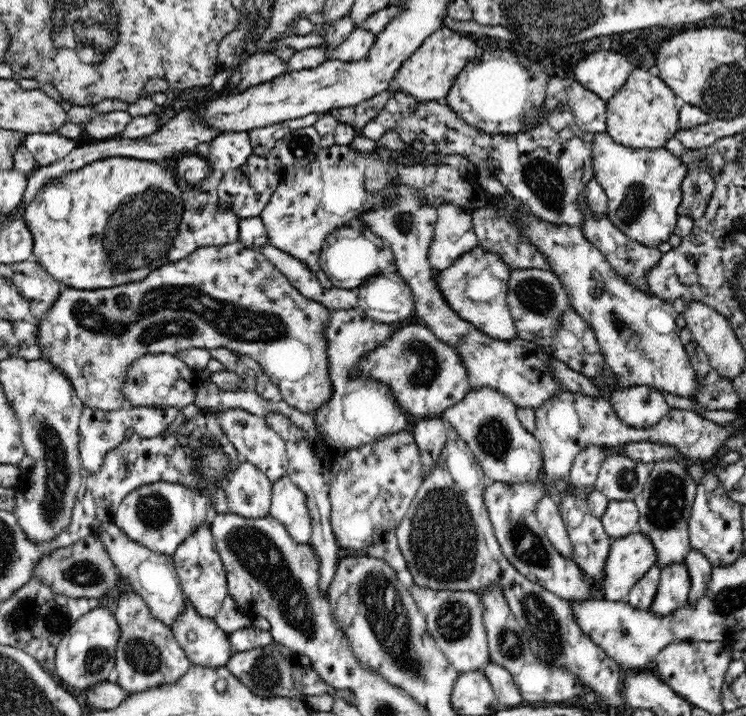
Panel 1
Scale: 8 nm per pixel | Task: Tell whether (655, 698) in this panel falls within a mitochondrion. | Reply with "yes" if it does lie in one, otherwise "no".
no

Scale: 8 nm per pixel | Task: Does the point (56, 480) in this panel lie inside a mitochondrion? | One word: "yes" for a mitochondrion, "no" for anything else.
yes

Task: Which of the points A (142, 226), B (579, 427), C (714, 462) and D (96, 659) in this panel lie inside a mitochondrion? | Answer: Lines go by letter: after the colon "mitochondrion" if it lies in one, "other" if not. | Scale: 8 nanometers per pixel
A: mitochondrion
B: other
C: other
D: mitochondrion

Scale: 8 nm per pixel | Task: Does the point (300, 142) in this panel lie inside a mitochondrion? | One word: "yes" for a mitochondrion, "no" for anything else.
no

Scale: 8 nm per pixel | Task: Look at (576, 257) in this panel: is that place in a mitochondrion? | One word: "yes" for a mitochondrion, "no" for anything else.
no

